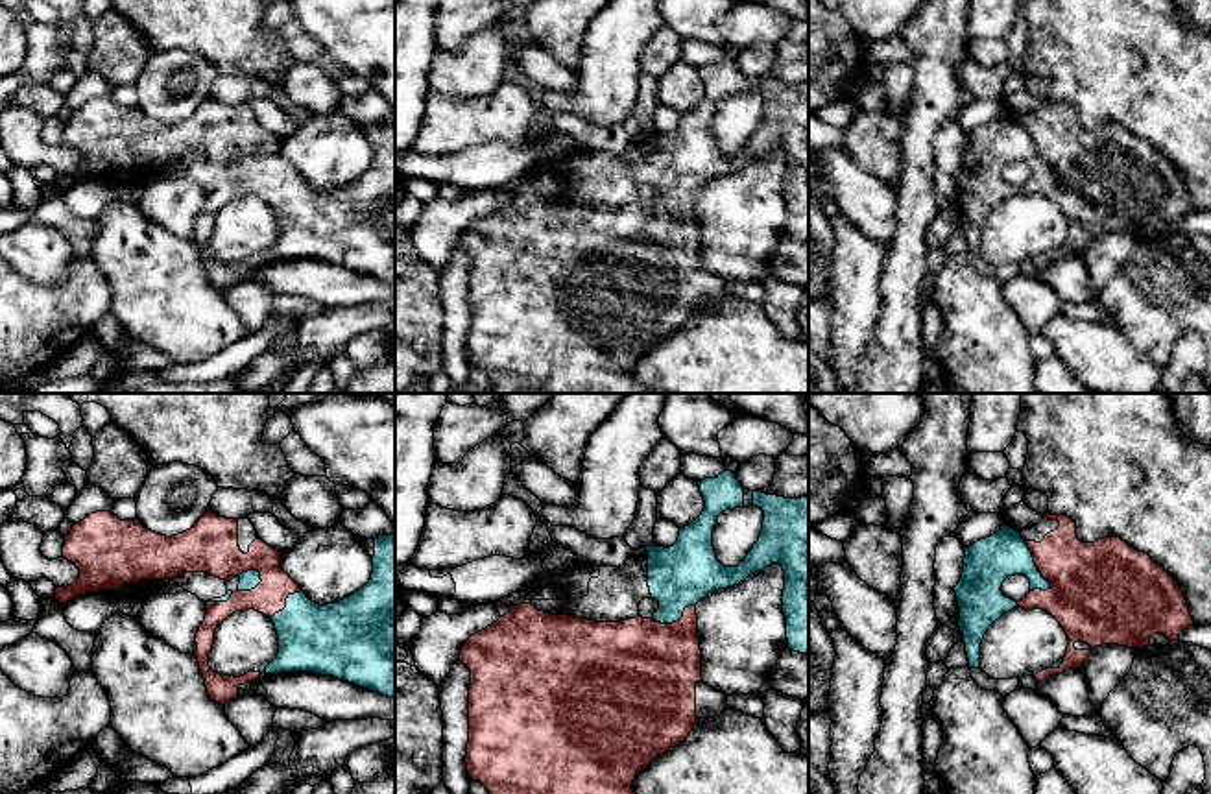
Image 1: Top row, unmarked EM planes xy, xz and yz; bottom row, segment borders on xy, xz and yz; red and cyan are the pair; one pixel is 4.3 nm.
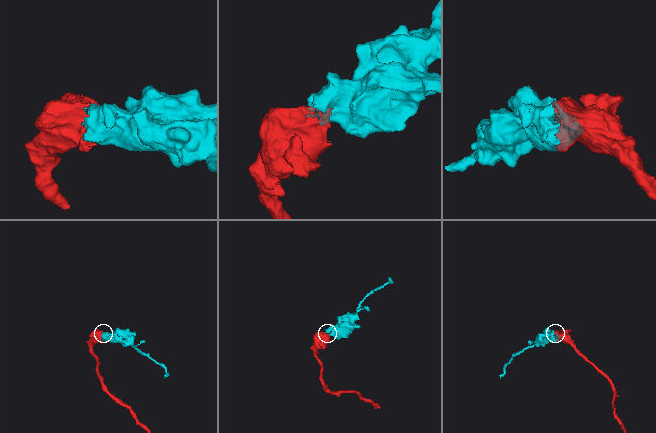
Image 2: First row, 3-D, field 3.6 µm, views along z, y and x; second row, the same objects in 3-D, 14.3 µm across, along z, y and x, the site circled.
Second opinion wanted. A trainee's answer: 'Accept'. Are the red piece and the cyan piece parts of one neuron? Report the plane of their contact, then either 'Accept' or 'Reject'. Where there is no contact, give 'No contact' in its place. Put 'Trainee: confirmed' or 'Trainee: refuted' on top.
Trainee: confirmed
Touches red in yz. Accept

